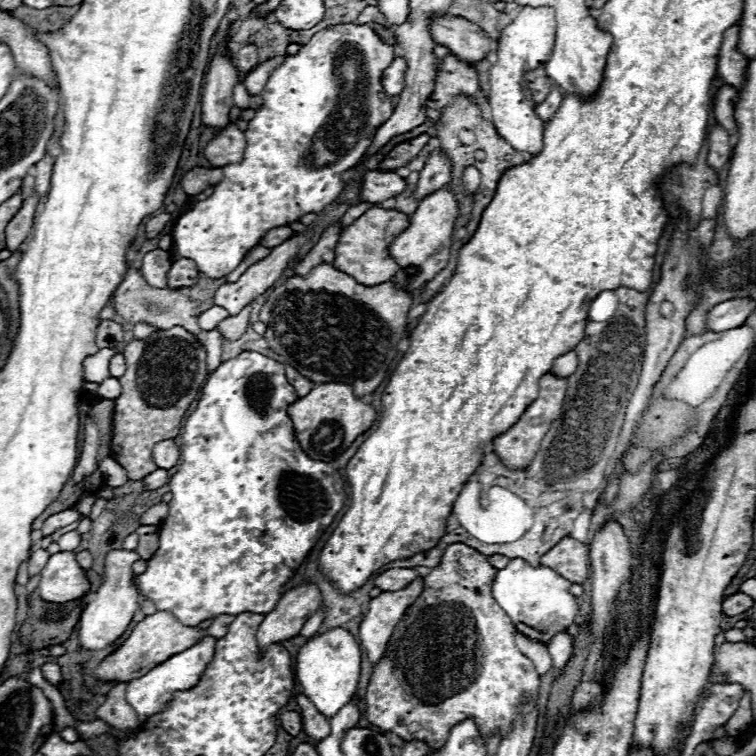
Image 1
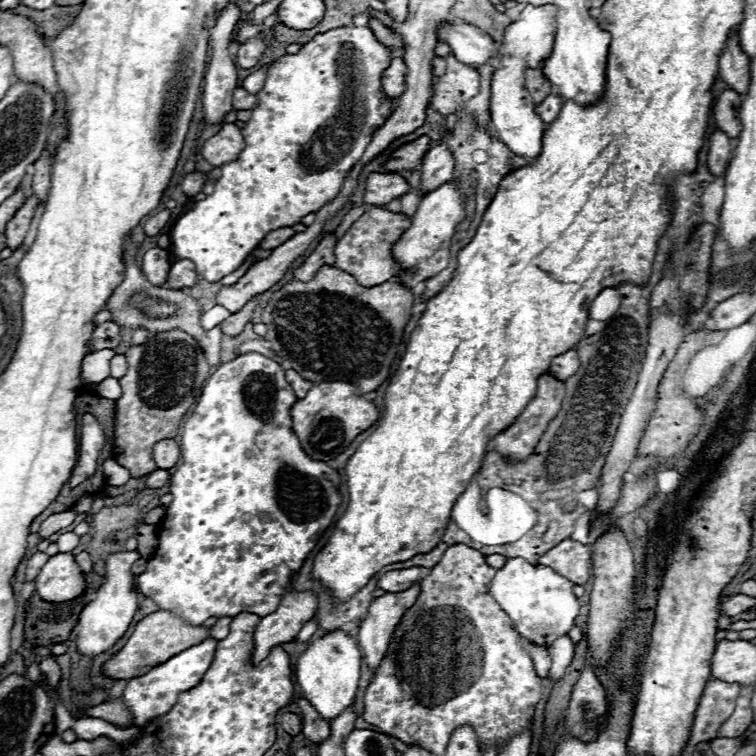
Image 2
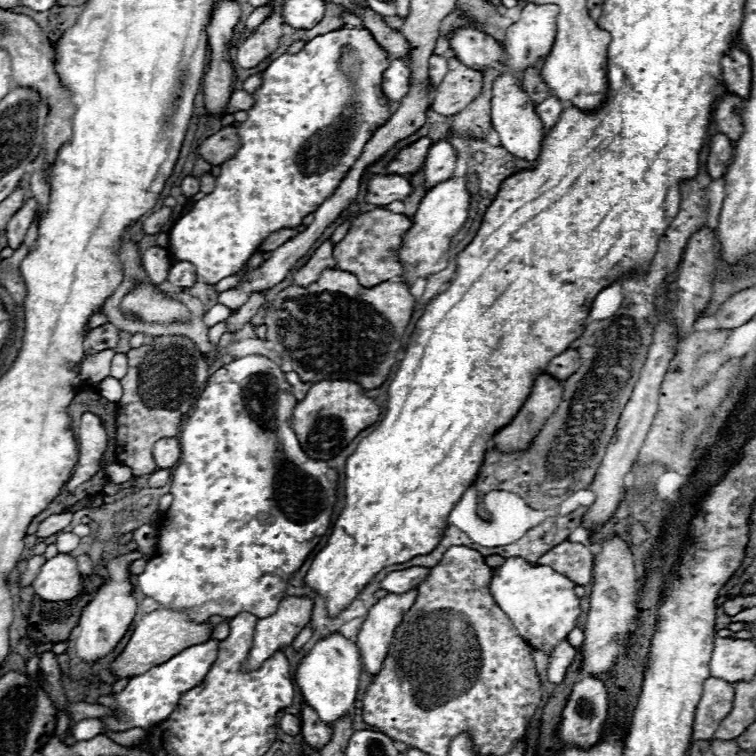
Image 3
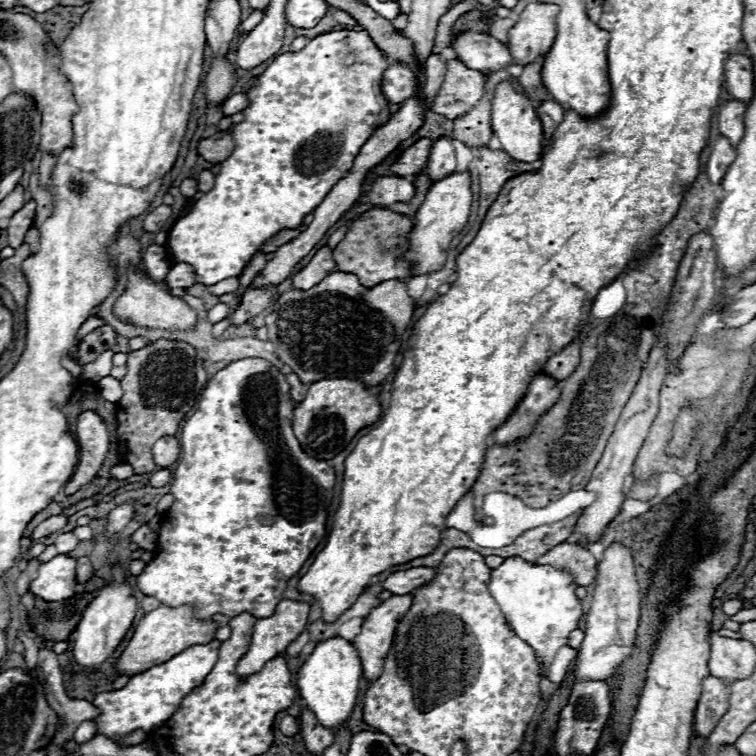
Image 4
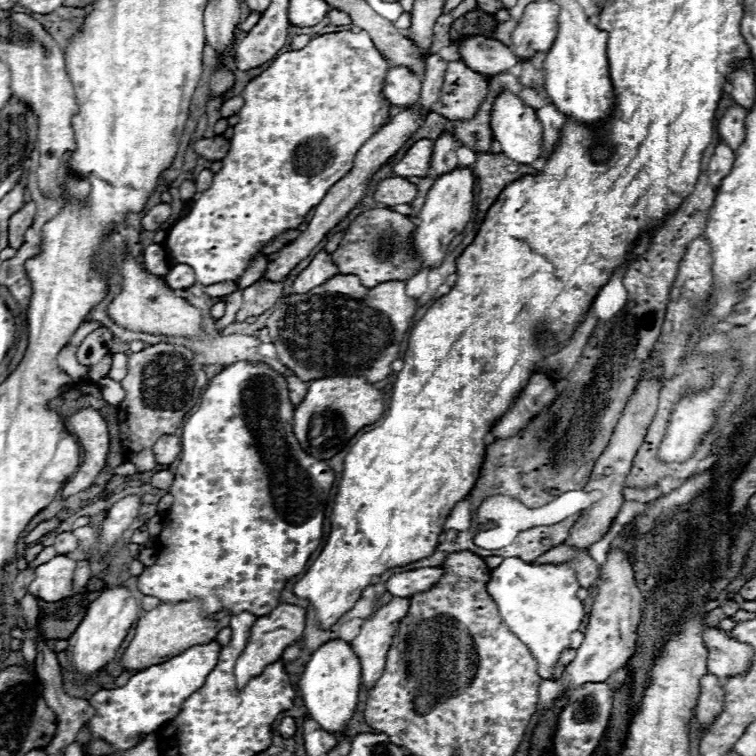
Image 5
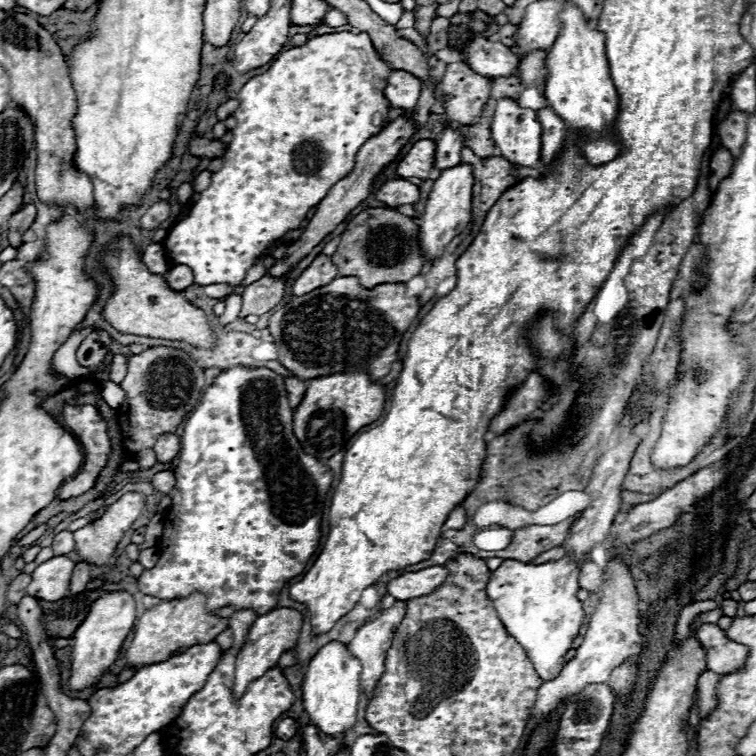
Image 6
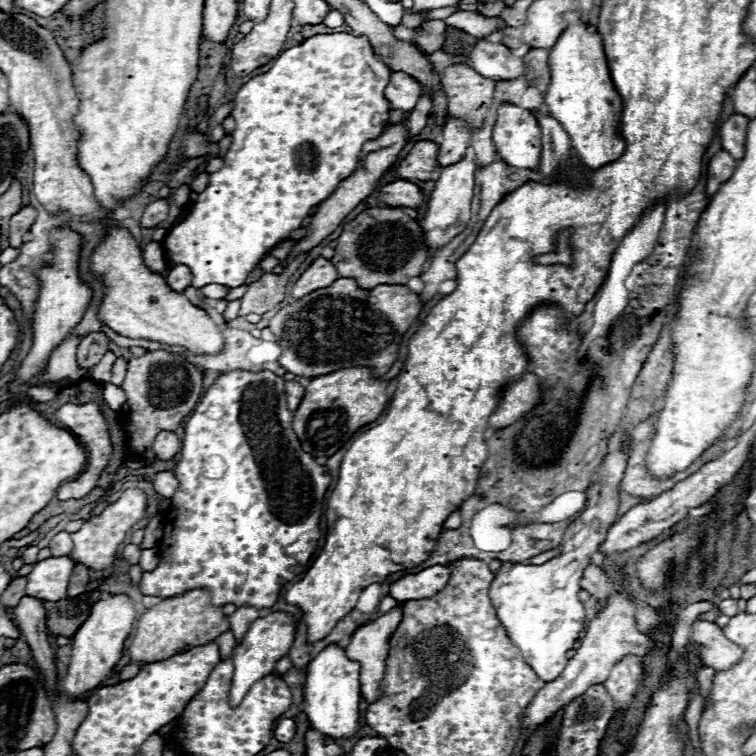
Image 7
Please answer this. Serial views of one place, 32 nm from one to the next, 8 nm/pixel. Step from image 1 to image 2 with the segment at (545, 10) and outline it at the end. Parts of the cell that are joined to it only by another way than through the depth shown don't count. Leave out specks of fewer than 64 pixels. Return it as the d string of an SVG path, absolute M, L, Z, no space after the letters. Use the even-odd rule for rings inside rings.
M526 6L518 20L504 30L504 38L498 48L498 64L492 74L492 96L490 96L490 116L498 138L516 154L536 158L542 150L544 122L534 112L536 104L530 92L524 88L524 70L538 68L540 60L546 60L554 46L556 34L556 6Z

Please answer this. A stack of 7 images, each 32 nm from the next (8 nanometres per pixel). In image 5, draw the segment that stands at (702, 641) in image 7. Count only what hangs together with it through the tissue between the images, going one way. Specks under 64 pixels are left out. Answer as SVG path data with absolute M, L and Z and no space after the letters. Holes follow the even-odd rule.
M706 628L704 642L710 650L708 672L718 678L732 678L748 674L754 658L754 650L746 642L738 642L720 634L716 628Z

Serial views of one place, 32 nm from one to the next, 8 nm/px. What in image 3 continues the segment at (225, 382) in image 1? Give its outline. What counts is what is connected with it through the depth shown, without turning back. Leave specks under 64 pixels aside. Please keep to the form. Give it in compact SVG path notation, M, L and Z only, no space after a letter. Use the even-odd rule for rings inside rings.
M252 354L244 356L238 360L232 360L230 364L224 364L220 370L216 370L208 380L206 386L196 402L196 408L192 416L182 424L180 430L180 460L172 472L172 482L170 482L170 494L174 496L170 508L166 510L160 530L158 530L158 550L156 554L148 560L146 570L136 576L136 586L144 596L154 598L160 606L170 608L170 610L182 610L188 614L190 620L194 622L206 622L210 616L224 616L224 618L234 618L240 612L250 612L258 618L266 618L276 612L278 602L286 594L286 586L290 576L300 570L308 554L314 550L314 546L320 542L320 538L326 534L330 526L330 518L334 514L338 494L338 472L330 468L322 460L312 460L300 446L294 430L292 430L292 408L296 404L296 398L292 396L292 388L284 378L284 372L280 370L278 364L272 360Z

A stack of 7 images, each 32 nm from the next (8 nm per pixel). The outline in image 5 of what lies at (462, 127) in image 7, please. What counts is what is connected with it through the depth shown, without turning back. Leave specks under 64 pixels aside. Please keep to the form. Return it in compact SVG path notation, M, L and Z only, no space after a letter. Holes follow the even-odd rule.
M442 134L438 140L434 140L430 172L432 172L432 176L440 178L442 174L454 170L456 164L458 164L458 158L456 158L456 138L450 136L450 134Z

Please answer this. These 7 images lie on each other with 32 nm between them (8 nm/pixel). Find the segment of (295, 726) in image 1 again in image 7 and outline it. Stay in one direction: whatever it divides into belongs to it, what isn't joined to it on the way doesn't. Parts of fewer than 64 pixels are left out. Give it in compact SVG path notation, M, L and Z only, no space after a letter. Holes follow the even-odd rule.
M284 718L278 722L276 730L274 730L274 738L280 742L288 742L292 740L292 736L296 734L296 722L292 718Z

